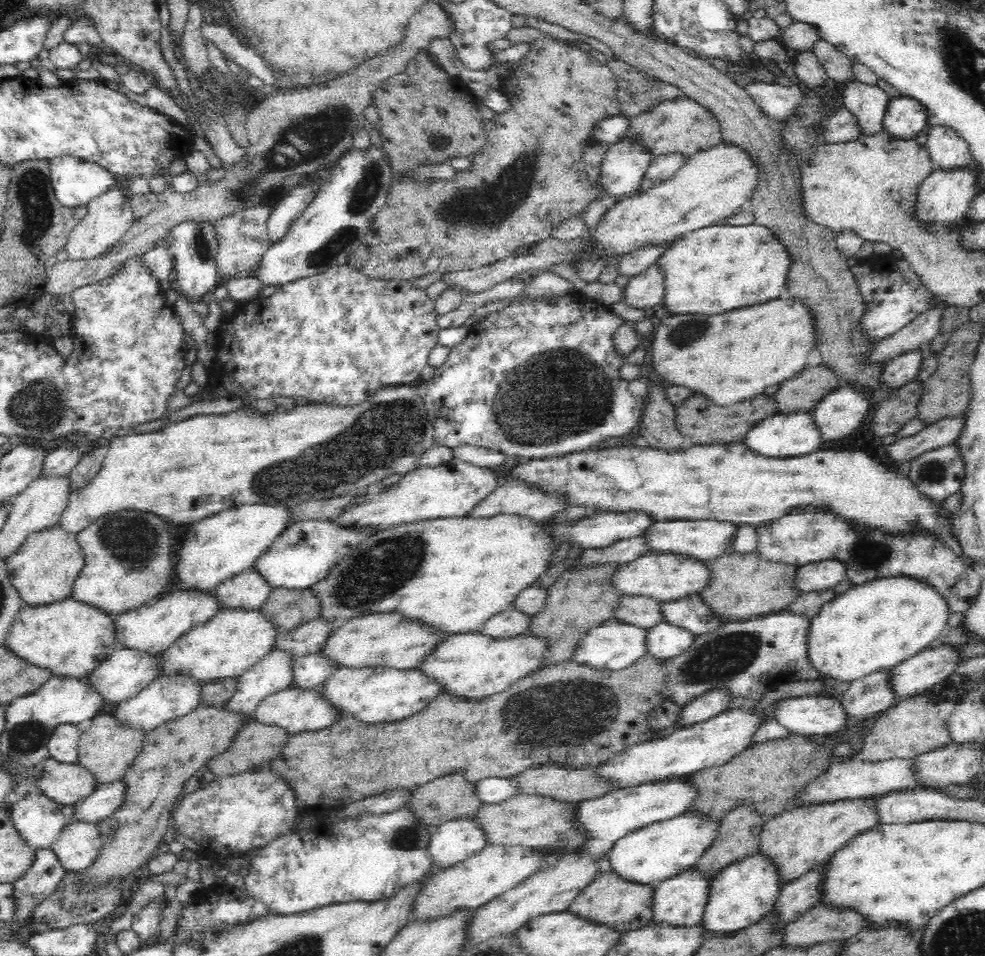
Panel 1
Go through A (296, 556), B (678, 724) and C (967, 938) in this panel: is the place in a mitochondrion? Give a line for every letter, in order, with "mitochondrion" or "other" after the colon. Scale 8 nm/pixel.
A: other
B: other
C: mitochondrion

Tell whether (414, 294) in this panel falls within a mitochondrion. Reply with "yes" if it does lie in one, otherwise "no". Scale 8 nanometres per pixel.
no

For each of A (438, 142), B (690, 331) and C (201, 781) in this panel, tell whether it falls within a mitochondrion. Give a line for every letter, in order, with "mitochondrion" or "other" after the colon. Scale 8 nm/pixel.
A: mitochondrion
B: mitochondrion
C: other

